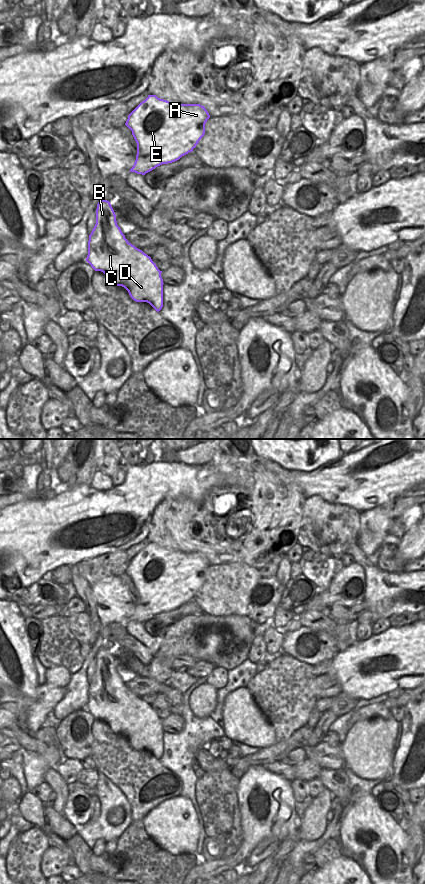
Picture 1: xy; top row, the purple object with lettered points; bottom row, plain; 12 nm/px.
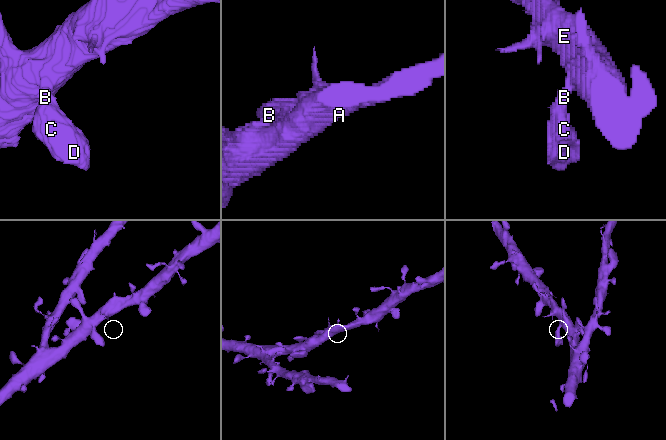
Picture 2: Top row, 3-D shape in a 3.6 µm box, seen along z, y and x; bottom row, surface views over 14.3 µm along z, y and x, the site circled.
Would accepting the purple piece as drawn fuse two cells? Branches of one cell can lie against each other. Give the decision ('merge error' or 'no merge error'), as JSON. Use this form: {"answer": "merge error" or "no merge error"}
{"answer": "no merge error"}

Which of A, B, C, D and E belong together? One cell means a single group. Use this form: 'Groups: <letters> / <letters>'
Groups: A B C D E

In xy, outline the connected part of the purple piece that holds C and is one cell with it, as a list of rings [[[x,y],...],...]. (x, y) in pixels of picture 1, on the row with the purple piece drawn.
[[[100,200],[96,209],[96,224],[89,235],[86,261],[95,271],[101,271],[116,286],[124,287],[136,302],[147,302],[157,312],[163,307],[162,271],[151,257],[128,242],[117,225],[115,212],[107,200]]]

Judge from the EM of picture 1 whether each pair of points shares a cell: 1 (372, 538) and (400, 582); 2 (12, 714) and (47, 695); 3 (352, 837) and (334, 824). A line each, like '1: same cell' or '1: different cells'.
1: different cells
2: same cell
3: different cells

